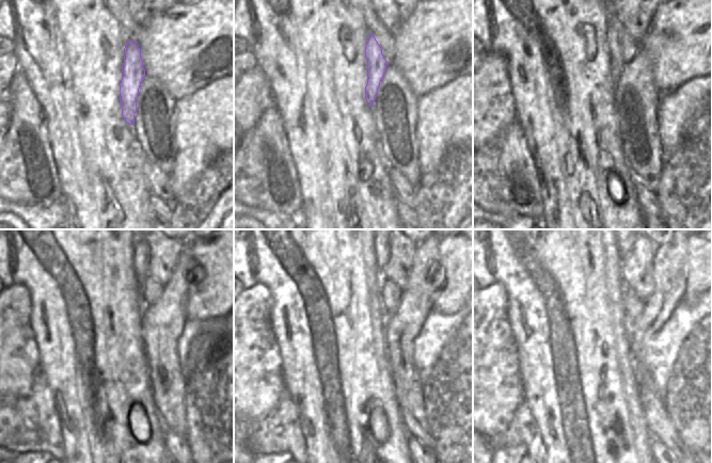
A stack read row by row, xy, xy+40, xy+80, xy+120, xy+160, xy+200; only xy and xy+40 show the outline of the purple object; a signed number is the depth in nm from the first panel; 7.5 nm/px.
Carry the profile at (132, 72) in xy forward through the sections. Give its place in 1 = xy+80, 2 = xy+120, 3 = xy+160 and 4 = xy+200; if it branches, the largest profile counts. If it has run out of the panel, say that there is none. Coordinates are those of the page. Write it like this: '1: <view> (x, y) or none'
1: xy+80 (617, 63)
2: xy+120 (141, 251)
3: xy+160 (382, 251)
4: xy+200 (623, 251)

